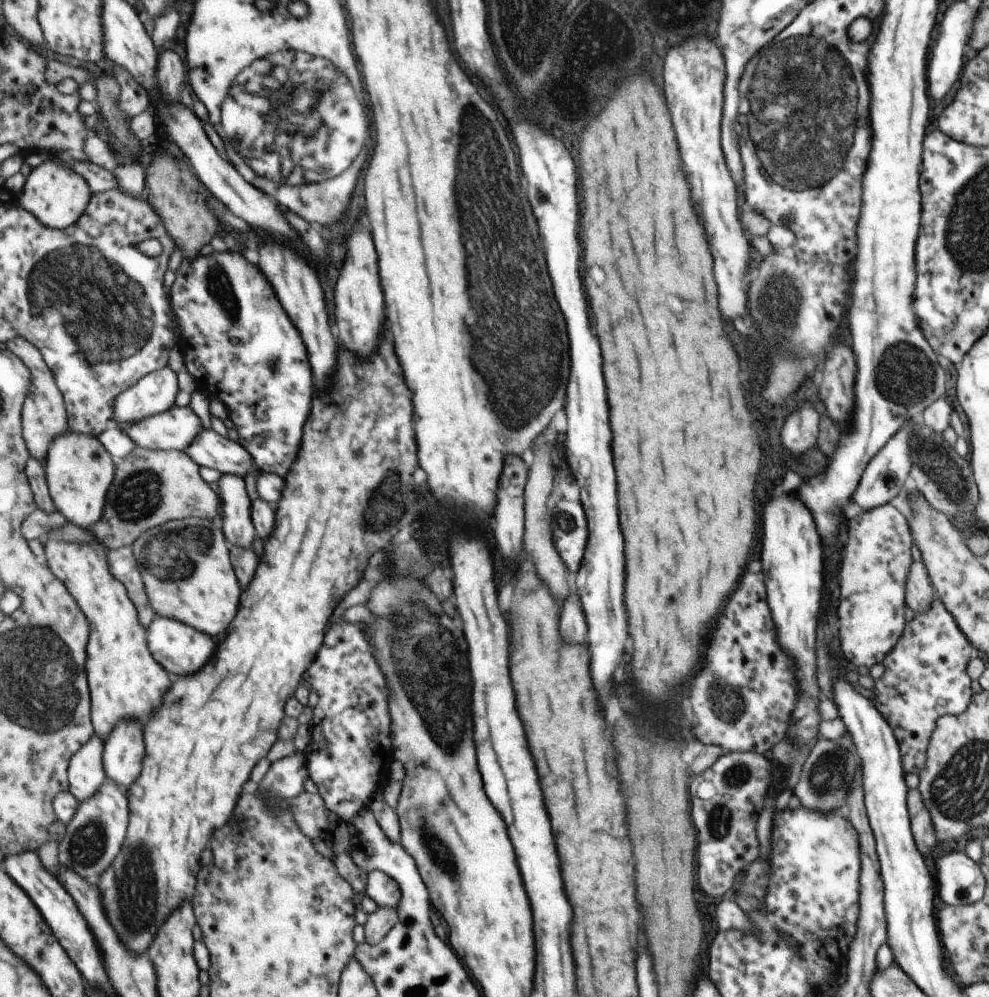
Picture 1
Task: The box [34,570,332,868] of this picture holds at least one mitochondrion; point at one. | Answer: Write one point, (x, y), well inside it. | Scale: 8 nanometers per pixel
(272, 809)

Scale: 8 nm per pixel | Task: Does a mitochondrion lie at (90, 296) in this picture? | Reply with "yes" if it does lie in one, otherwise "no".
yes

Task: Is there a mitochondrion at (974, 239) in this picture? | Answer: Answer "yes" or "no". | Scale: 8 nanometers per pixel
yes

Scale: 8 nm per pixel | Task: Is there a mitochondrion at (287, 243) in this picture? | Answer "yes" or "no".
no

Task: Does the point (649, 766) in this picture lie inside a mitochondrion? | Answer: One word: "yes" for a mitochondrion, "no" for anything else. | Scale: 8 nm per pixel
no

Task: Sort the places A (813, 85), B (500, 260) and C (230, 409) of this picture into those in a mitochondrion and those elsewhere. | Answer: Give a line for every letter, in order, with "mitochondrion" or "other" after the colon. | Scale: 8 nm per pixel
A: mitochondrion
B: mitochondrion
C: other

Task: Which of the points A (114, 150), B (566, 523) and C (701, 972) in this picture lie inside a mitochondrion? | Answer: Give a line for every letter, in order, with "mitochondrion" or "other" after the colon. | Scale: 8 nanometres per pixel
A: other
B: mitochondrion
C: other

